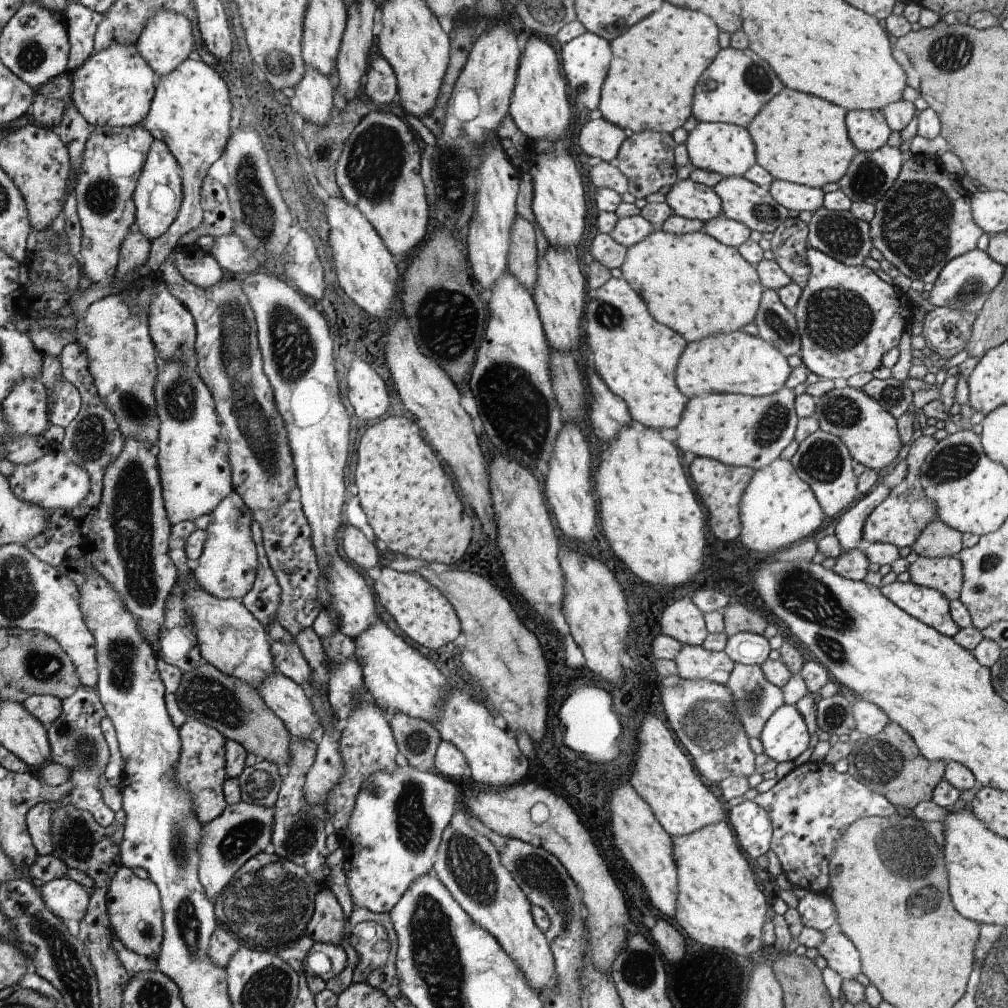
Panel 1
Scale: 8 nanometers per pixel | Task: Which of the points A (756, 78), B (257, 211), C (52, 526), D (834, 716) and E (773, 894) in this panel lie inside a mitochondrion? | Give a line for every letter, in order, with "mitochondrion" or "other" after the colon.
A: mitochondrion
B: mitochondrion
C: other
D: mitochondrion
E: other

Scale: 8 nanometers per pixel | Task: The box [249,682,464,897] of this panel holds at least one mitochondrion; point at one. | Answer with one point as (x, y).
(414, 825)

